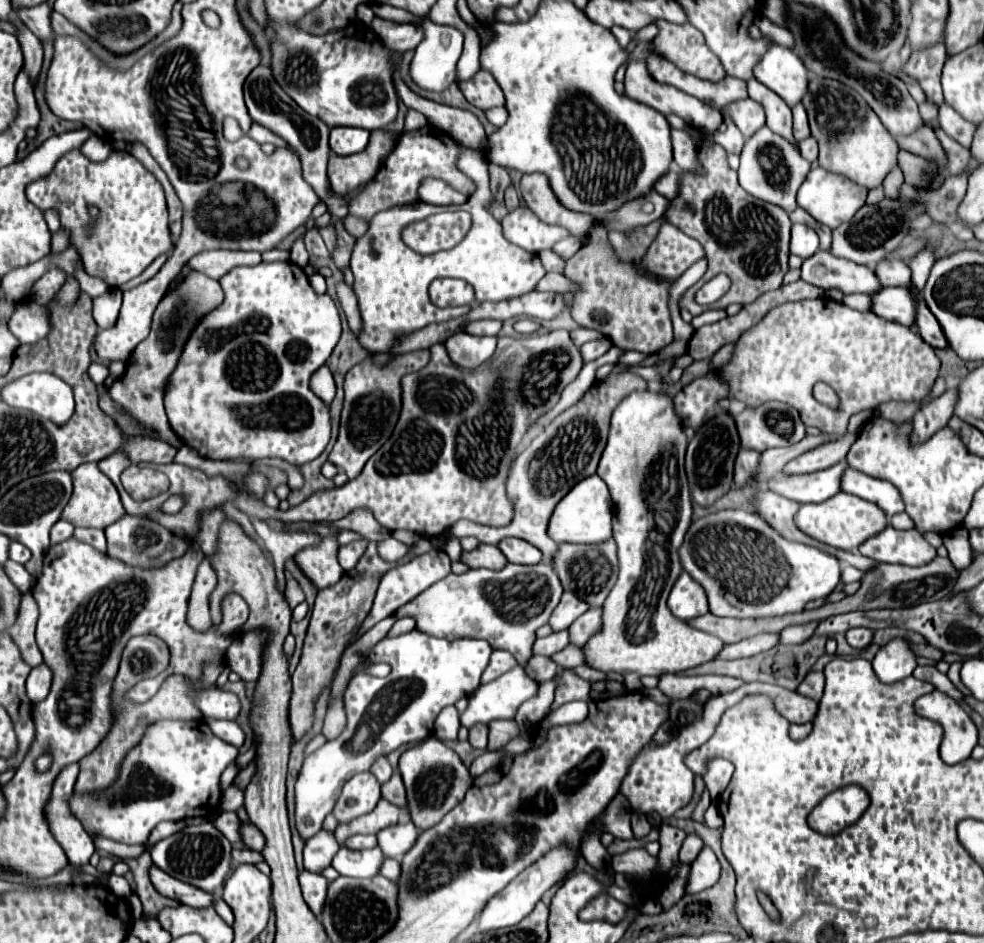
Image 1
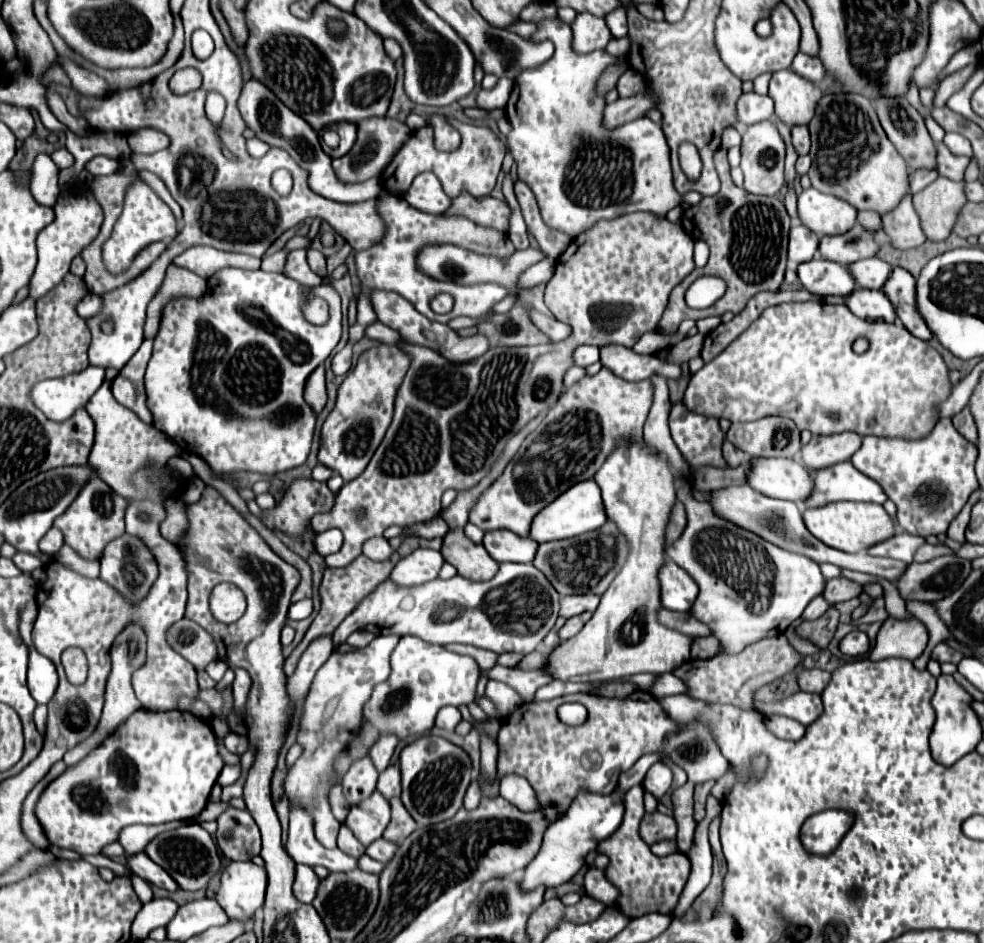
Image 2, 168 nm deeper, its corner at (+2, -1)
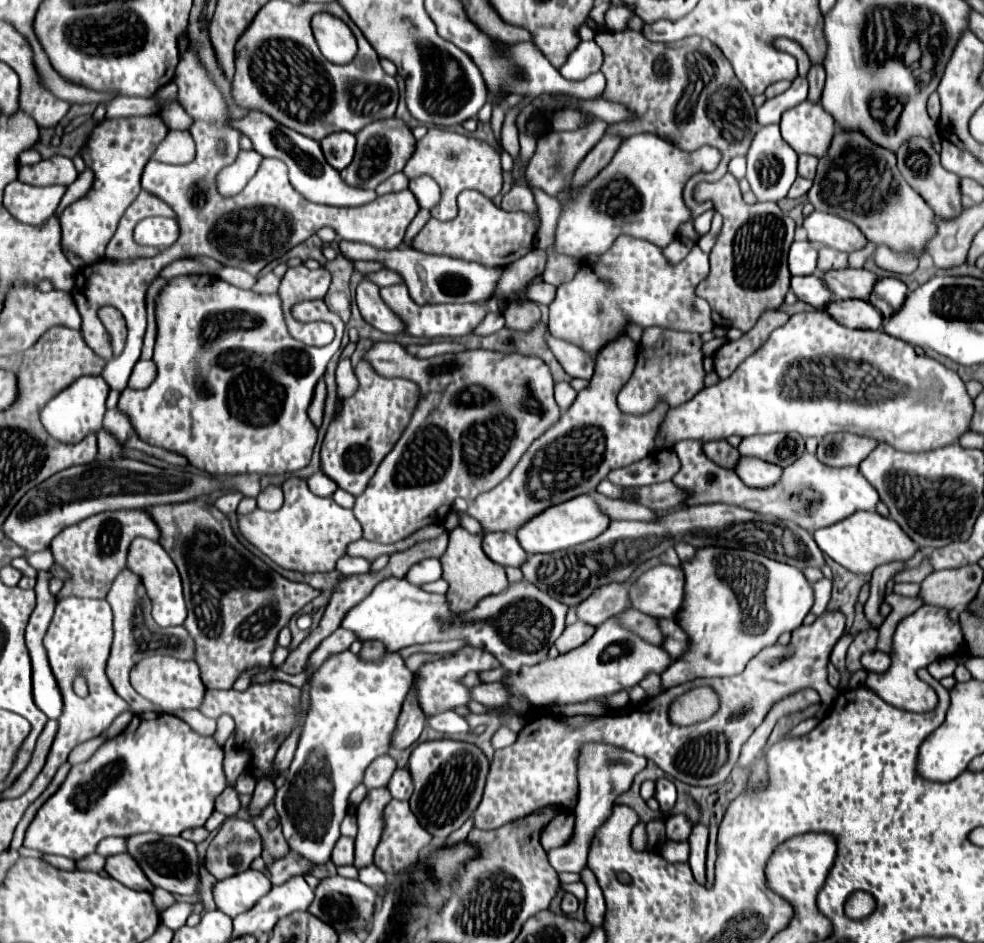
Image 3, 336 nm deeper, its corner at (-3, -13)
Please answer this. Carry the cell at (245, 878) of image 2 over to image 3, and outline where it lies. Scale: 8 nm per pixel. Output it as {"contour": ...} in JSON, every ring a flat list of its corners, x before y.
{"contour":[[253,868,243,870,231,878,219,880,213,886,213,898,221,912,231,918,255,906,255,902,271,890,271,882,263,872]]}

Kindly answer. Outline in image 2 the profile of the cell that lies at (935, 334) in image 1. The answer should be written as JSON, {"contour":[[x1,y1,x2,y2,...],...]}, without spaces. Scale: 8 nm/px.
{"contour":[[894,268,888,282,884,284,886,296,890,296,890,302,894,304,894,310,902,324,920,340,932,340,934,334,930,332,926,320,918,312,916,304,916,280,912,274,904,268]]}

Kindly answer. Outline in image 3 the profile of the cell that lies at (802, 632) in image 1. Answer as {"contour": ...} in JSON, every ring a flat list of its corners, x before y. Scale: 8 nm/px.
{"contour":[[823,578,823,580,817,580,811,584,813,586,813,592,815,592,815,604,811,608,811,612,815,616,821,616,829,604,829,598,831,598,831,580,829,578]]}

